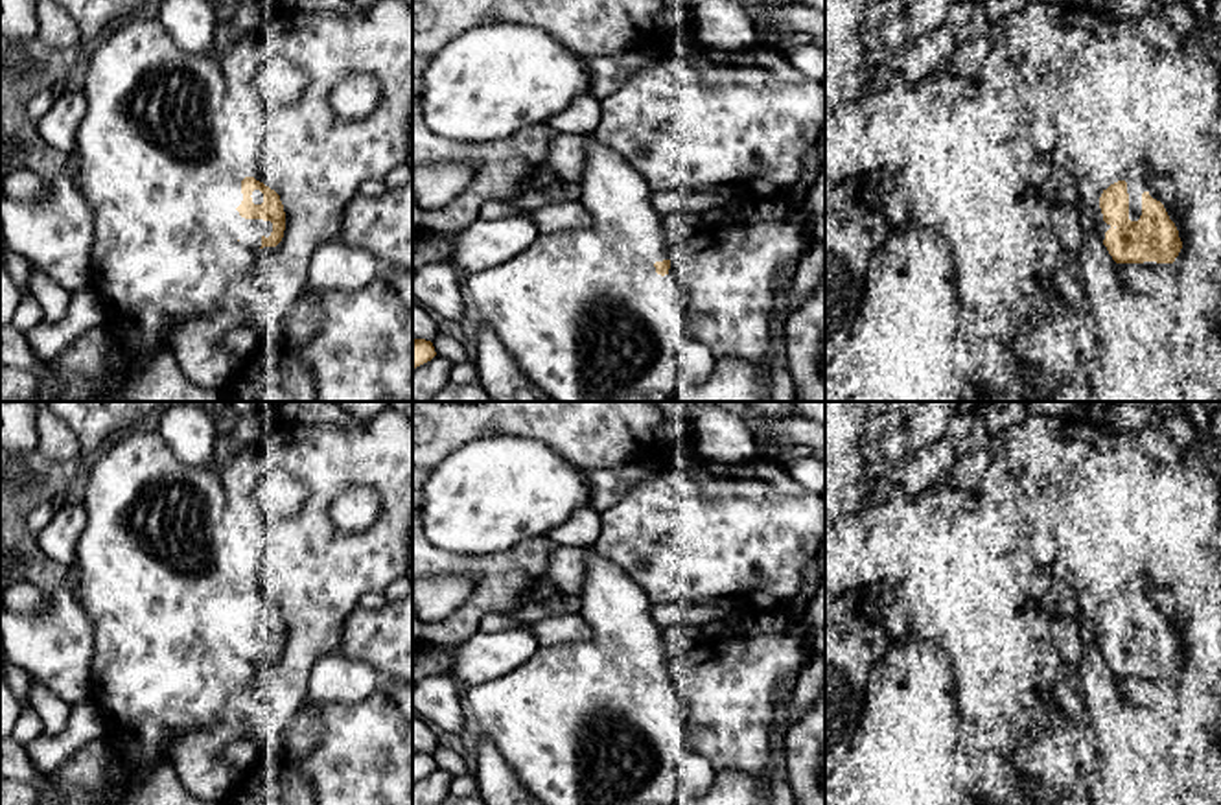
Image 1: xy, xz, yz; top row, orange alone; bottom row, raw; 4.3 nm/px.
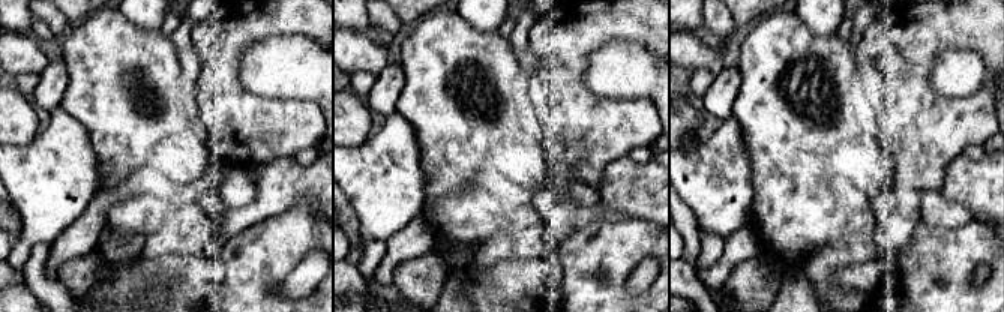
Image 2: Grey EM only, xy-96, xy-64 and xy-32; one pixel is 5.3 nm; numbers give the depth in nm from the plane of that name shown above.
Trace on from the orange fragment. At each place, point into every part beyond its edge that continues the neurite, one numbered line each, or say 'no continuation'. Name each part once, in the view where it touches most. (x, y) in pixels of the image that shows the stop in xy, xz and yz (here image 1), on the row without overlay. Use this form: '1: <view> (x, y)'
1: xz (617, 610)

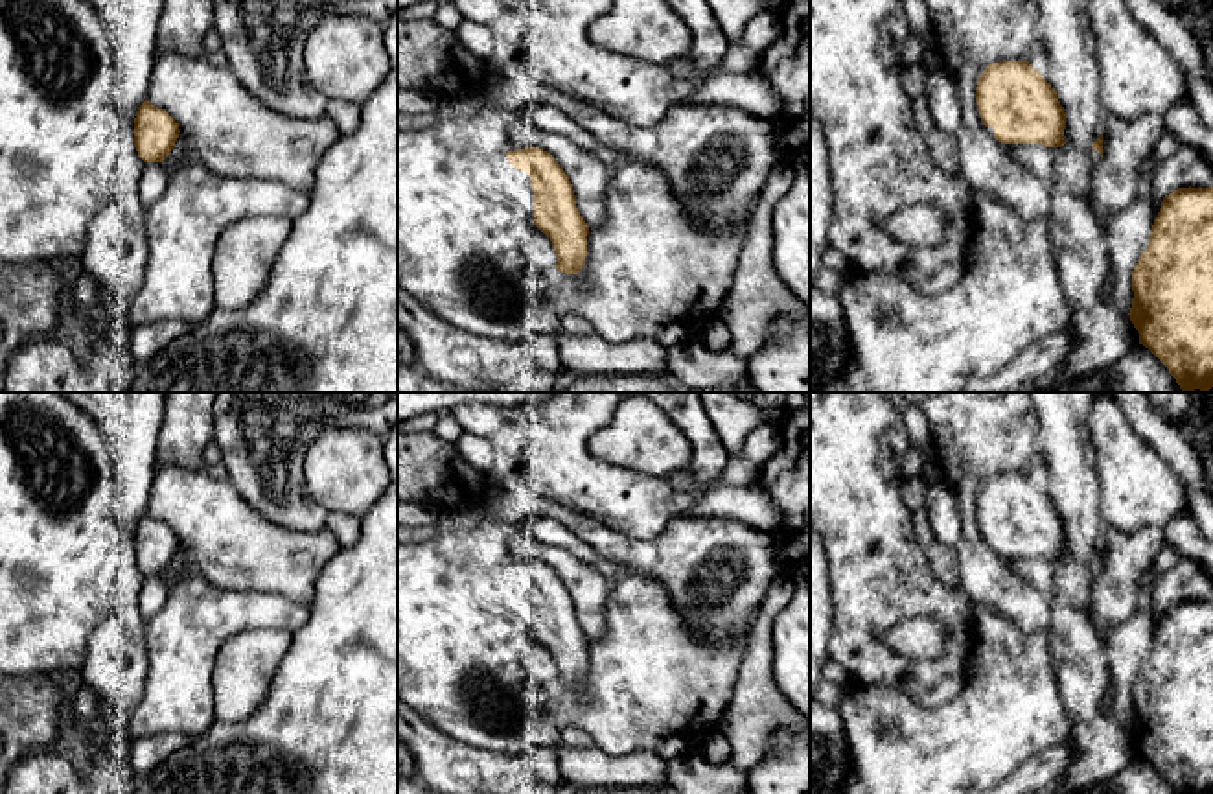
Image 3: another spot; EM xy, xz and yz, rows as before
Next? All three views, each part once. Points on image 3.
no continuation

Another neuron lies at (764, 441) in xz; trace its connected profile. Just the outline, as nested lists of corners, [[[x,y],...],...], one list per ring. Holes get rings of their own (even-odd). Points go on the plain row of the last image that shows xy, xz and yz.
[[[757,424],[747,435],[742,457],[758,466],[768,462],[782,446],[780,427],[775,424]]]

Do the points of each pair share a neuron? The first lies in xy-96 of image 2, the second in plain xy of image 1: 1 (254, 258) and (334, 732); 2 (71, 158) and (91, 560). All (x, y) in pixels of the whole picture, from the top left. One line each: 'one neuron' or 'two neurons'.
1: one neuron
2: two neurons

